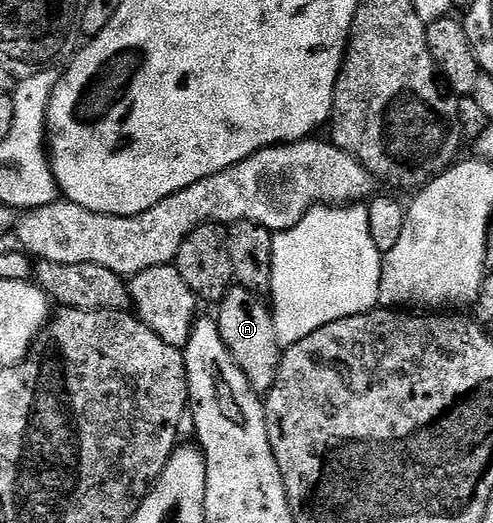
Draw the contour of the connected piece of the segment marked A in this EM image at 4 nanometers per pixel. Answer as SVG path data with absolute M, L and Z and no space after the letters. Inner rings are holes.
M242 285L232 286L227 296L218 304L217 322L233 362L245 373L256 392L266 393L271 390L279 375L281 344L275 332L275 316L266 302L258 299L256 292Z

